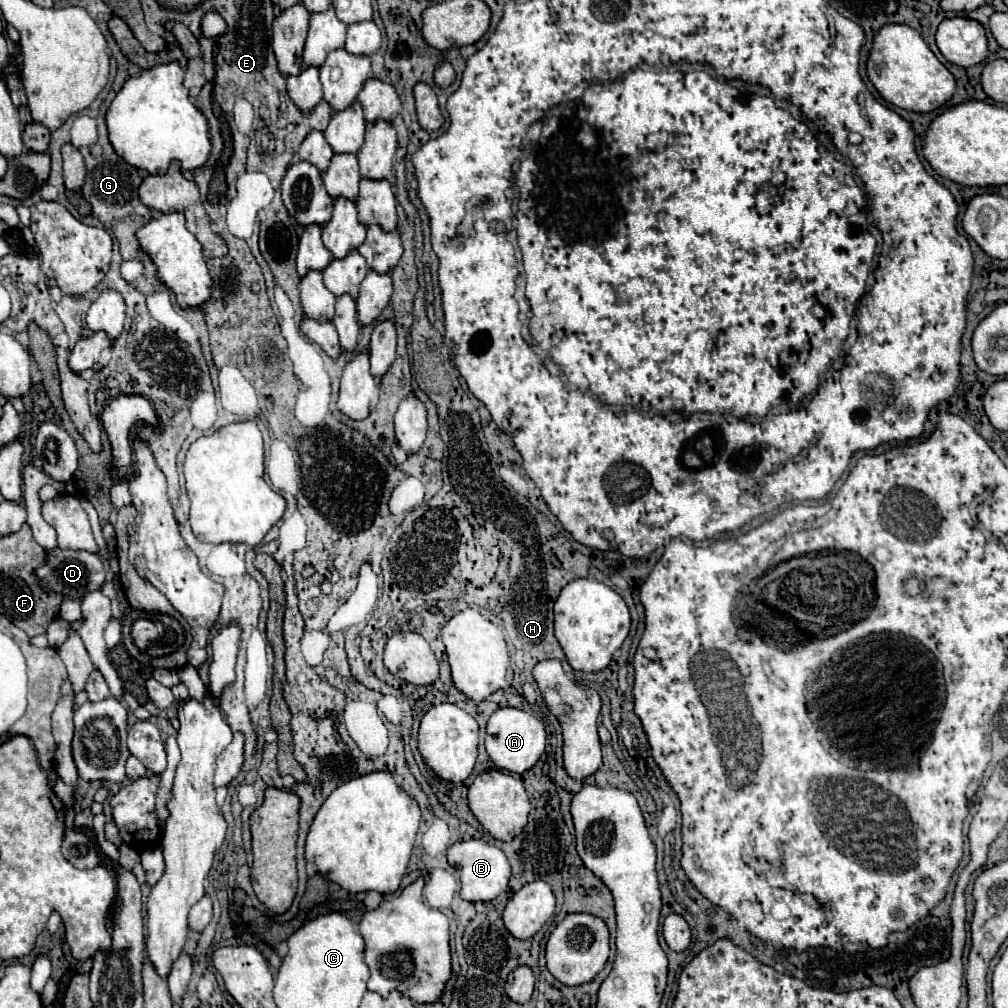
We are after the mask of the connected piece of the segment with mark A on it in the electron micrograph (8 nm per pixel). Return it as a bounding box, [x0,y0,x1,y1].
[485,707,547,773]

